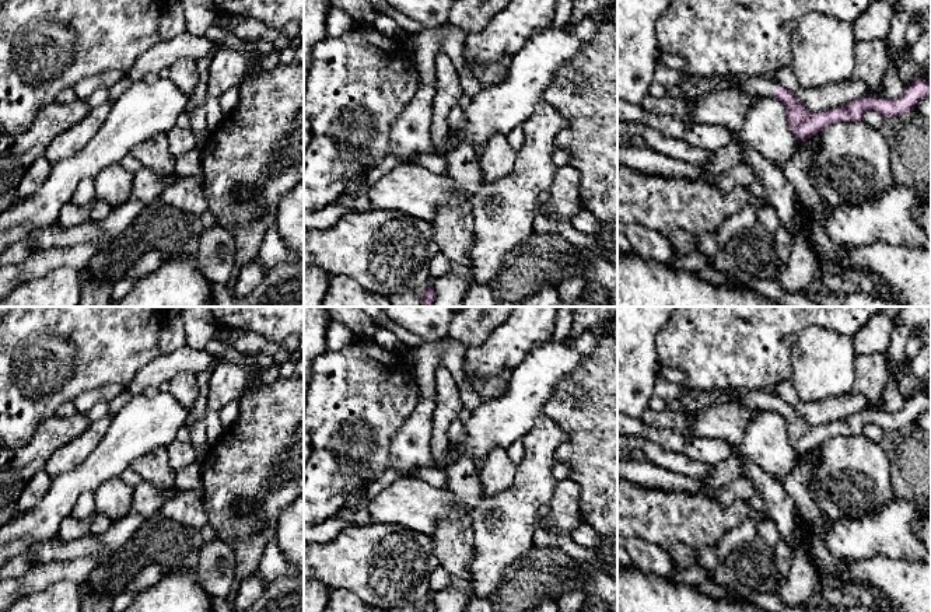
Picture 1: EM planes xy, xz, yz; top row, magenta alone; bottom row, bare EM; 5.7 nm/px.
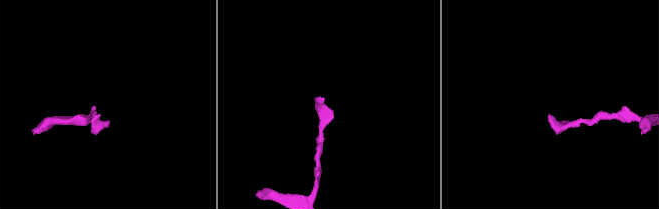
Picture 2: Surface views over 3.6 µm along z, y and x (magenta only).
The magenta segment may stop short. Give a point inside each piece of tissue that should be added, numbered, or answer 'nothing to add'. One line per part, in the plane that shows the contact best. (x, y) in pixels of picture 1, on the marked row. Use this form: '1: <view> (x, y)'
1: yz (758, 86)

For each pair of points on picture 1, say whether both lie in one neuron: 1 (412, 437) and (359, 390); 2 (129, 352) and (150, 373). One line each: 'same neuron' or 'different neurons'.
1: different neurons
2: different neurons

